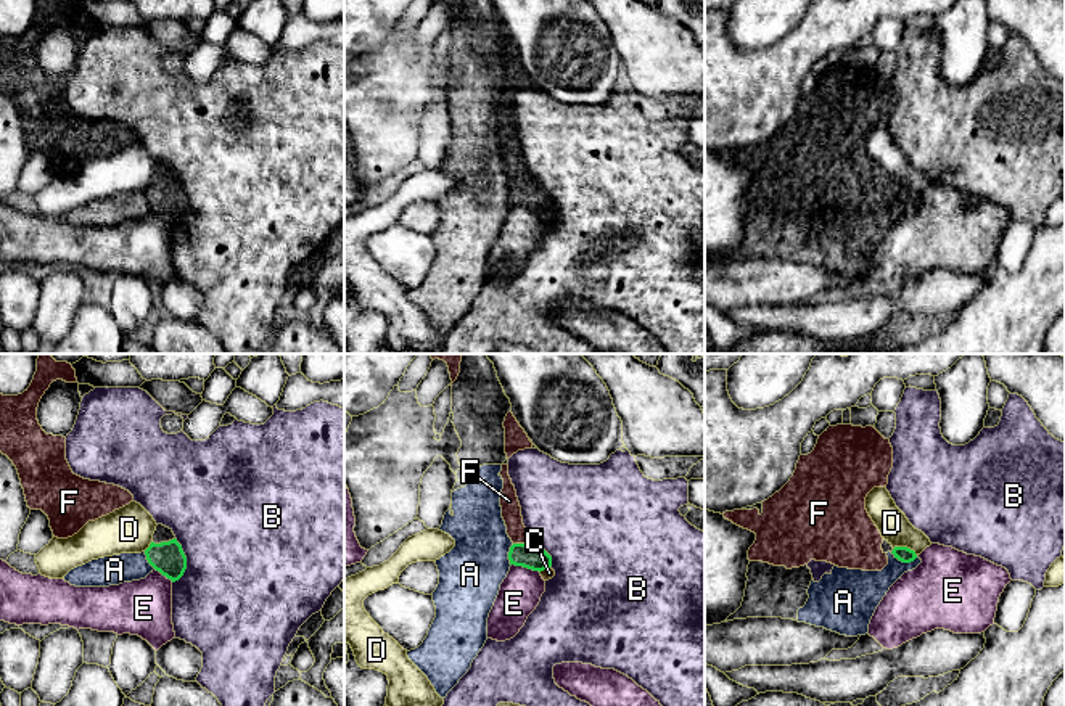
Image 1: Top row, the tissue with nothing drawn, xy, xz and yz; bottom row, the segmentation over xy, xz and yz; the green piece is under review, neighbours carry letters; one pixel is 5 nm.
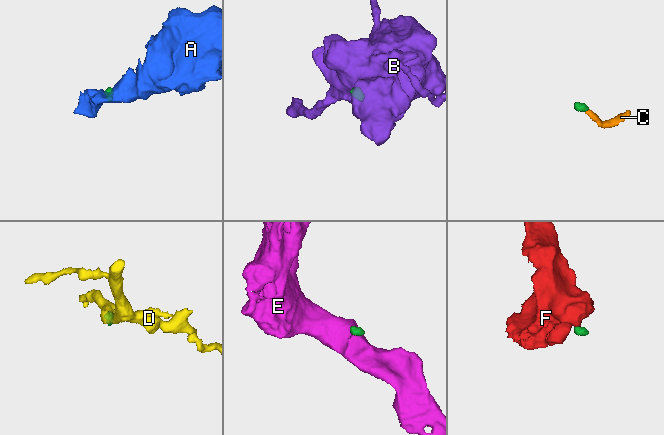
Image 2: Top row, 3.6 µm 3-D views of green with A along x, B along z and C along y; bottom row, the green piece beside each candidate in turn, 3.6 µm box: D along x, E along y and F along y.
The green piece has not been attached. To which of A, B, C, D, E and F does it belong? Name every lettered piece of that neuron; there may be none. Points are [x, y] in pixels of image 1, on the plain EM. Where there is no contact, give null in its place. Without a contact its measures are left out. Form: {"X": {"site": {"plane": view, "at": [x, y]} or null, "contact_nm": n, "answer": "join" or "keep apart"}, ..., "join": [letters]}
{"A": {"site": {"plane": "yz", "at": [904, 201]}, "contact_nm": 150, "answer": "keep apart"}, "B": {"site": {"plane": "xy", "at": [185, 201]}, "contact_nm": 240, "answer": "keep apart"}, "C": {"site": {"plane": "xz", "at": [544, 208]}, "contact_nm": 60, "answer": "join"}, "D": {"site": {"plane": "yz", "at": [906, 187]}, "contact_nm": 130, "answer": "keep apart"}, "E": {"site": {"plane": "xz", "at": [526, 206]}, "contact_nm": 150, "answer": "keep apart"}, "F": {"site": {"plane": "xz", "at": [520, 184]}, "contact_nm": 70, "answer": "join"}, "join": ["C", "F"]}

